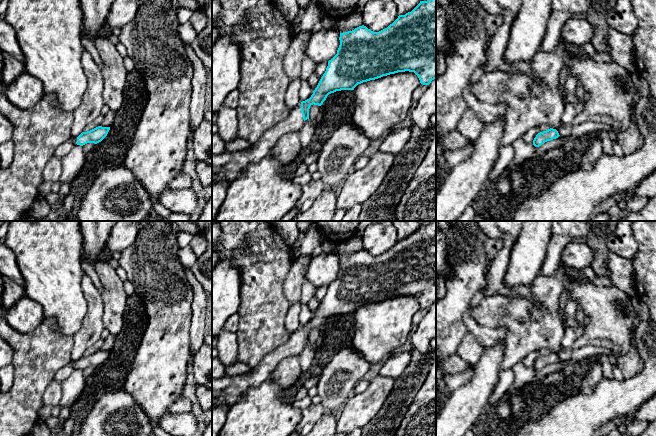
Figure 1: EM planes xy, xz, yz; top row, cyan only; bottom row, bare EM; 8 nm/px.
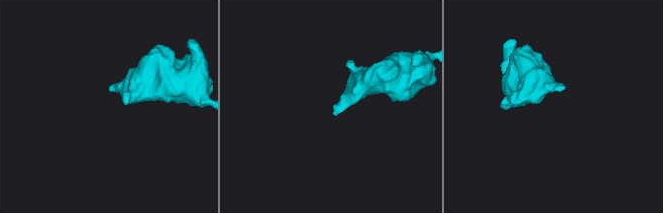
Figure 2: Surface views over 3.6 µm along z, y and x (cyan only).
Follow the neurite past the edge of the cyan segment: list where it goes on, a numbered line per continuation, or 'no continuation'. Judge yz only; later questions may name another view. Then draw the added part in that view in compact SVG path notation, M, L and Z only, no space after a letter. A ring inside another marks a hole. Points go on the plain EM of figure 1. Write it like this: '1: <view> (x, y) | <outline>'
no continuation

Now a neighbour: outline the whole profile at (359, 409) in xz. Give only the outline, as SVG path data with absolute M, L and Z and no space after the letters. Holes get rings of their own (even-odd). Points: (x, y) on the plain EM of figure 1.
M378 375L362 393L354 394L344 404L336 431L345 435L362 429L381 409L394 386L394 379Z

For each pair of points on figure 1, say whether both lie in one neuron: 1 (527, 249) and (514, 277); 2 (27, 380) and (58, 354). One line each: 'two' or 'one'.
1: one
2: one

